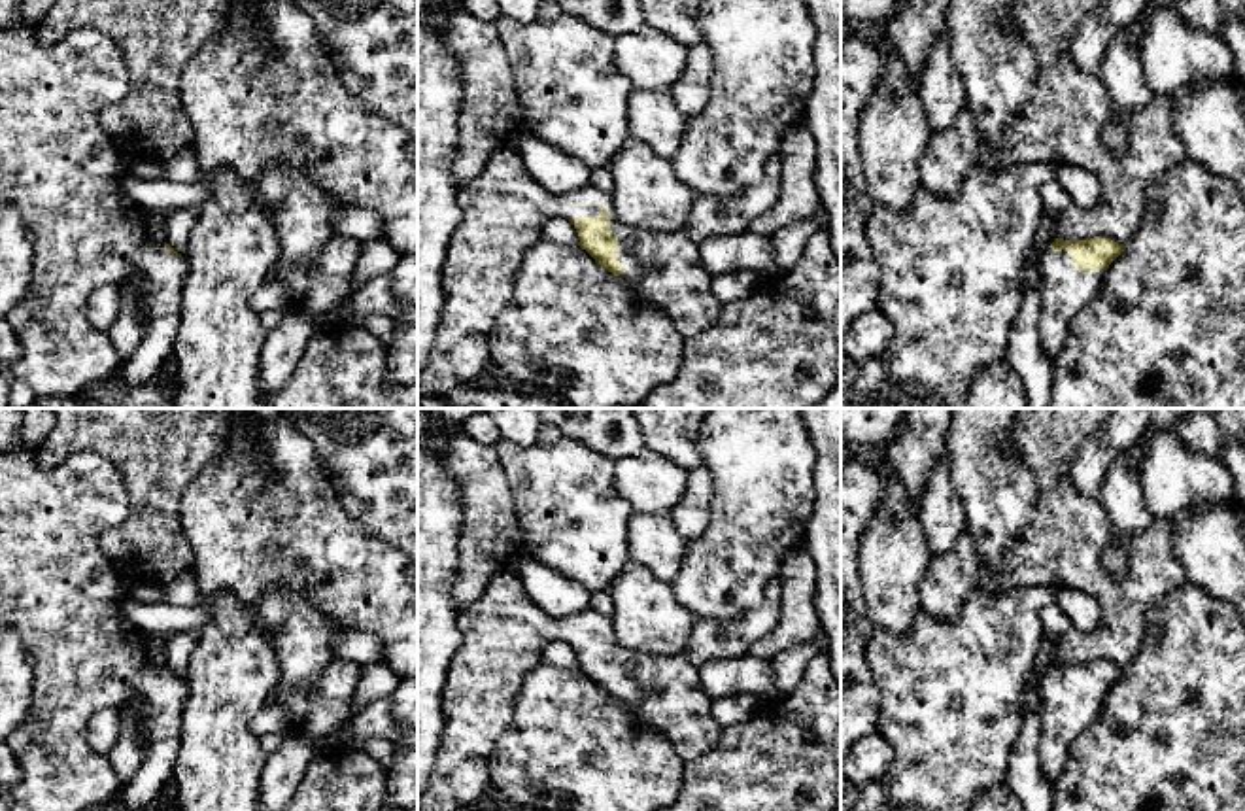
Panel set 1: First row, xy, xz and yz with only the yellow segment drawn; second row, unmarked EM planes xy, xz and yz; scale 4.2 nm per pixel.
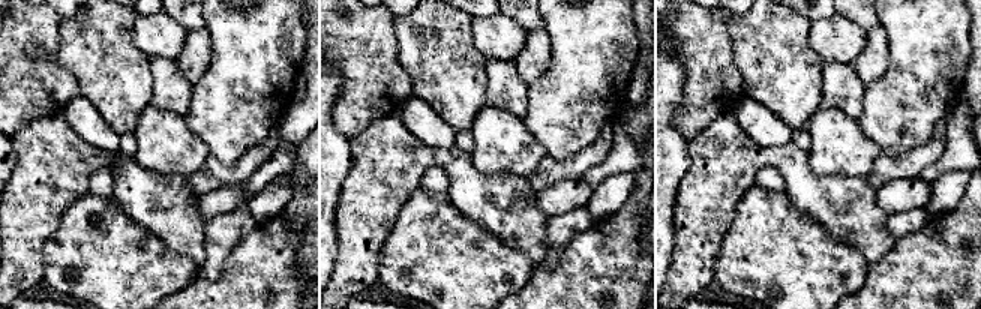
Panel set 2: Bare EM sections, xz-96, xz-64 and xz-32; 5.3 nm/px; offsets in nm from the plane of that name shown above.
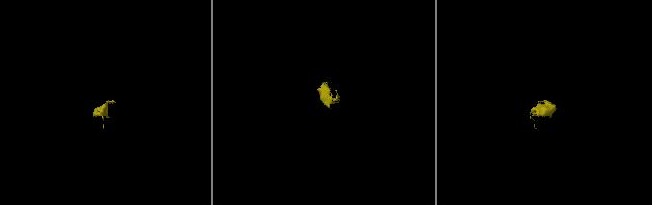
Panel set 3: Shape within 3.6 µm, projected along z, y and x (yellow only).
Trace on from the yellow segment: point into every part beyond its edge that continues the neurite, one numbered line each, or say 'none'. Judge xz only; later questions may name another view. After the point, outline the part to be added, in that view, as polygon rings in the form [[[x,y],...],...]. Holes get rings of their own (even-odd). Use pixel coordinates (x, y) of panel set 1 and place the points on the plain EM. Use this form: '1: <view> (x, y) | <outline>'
1: xz (503, 632) | [[[510,571],[497,573],[486,592],[459,611],[457,628],[461,645],[450,662],[442,692],[444,730],[418,811],[469,809],[486,792],[491,785],[489,758],[512,722],[518,690],[525,675],[542,662],[542,648],[552,641],[593,641],[605,630],[610,656],[618,662],[618,688],[625,692],[622,705],[659,732],[684,762],[708,754],[720,743],[724,730],[710,715],[712,699],[701,688],[699,667],[684,654],[657,656],[623,648],[614,639],[612,620],[591,609],[565,618],[548,616]]]

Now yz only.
1: yz (1064, 715) | [[[1047,673],[1041,686],[1039,762],[1050,783],[1064,773],[1069,747],[1096,720],[1103,699],[1105,694],[1075,694],[1071,675]]]

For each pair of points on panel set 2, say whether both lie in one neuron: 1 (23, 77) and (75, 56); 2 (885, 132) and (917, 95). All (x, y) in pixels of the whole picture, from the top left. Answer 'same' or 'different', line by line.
1: different
2: same

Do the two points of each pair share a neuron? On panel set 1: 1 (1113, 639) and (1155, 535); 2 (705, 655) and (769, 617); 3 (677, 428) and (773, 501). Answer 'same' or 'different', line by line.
1: same
2: same
3: different

